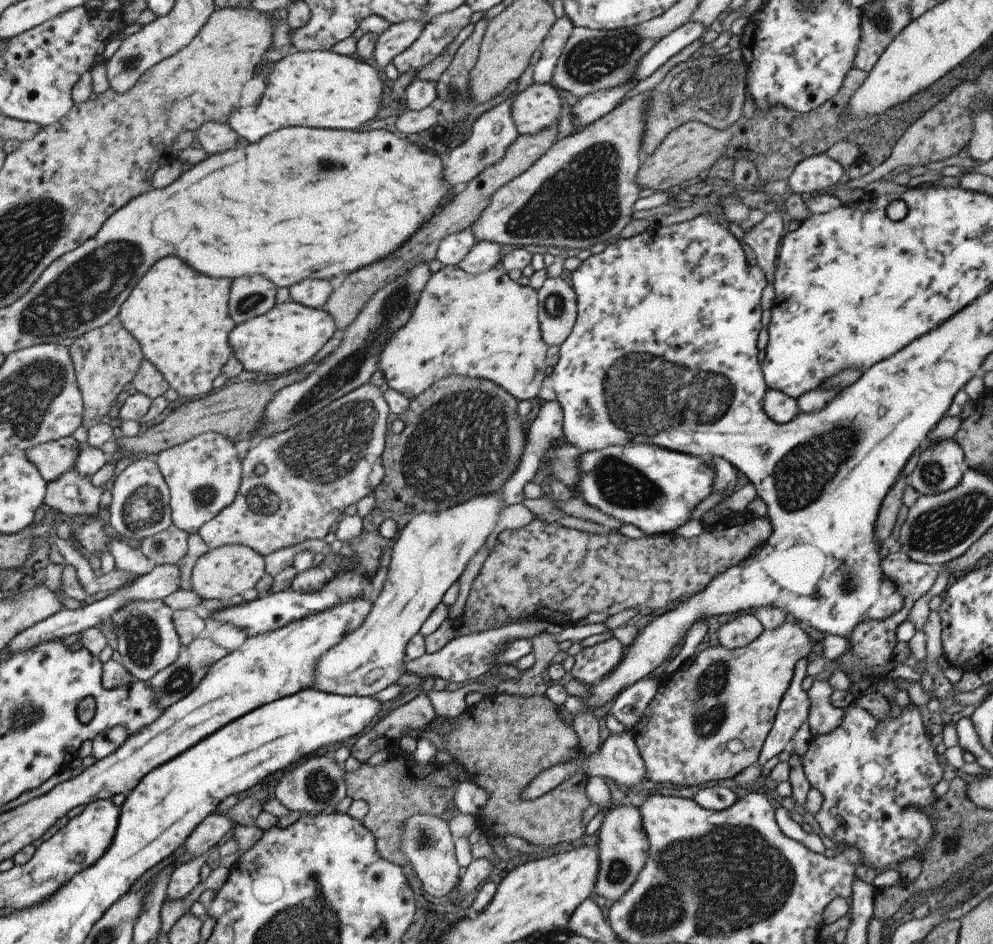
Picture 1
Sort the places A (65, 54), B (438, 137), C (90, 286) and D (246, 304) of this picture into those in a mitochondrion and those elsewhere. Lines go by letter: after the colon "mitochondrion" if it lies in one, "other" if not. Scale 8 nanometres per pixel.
A: other
B: mitochondrion
C: mitochondrion
D: mitochondrion

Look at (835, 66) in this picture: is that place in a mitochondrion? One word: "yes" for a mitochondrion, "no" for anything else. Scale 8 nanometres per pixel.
no

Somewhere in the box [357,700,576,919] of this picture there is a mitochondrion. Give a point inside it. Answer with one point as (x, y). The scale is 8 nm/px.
(422, 839)

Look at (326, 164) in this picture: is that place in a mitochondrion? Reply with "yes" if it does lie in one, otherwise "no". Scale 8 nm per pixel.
yes

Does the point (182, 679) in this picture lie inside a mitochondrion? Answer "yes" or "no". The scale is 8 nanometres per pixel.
yes

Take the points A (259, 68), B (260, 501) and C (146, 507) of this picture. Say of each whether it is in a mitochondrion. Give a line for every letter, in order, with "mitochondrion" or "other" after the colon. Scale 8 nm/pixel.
A: other
B: mitochondrion
C: mitochondrion

